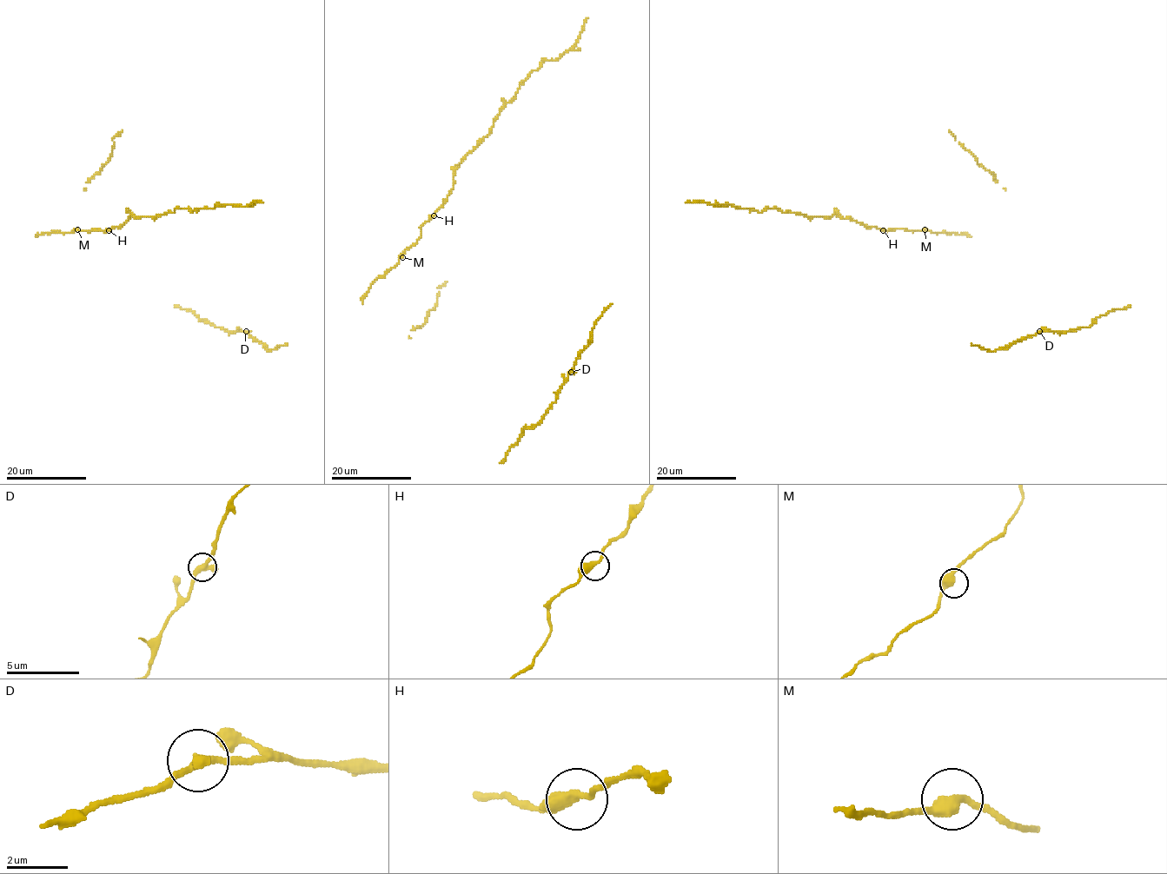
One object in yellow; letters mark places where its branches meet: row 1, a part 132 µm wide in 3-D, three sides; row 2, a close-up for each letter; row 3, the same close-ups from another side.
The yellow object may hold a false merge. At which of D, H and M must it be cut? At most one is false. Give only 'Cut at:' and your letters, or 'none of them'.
Cut at: none of them

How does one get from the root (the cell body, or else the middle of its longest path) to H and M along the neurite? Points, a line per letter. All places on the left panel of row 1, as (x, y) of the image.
H: (38, 236), (51, 232), (91, 231), (96, 228), (109, 230)
M: (38, 236), (51, 232), (71, 233), (77, 229)

